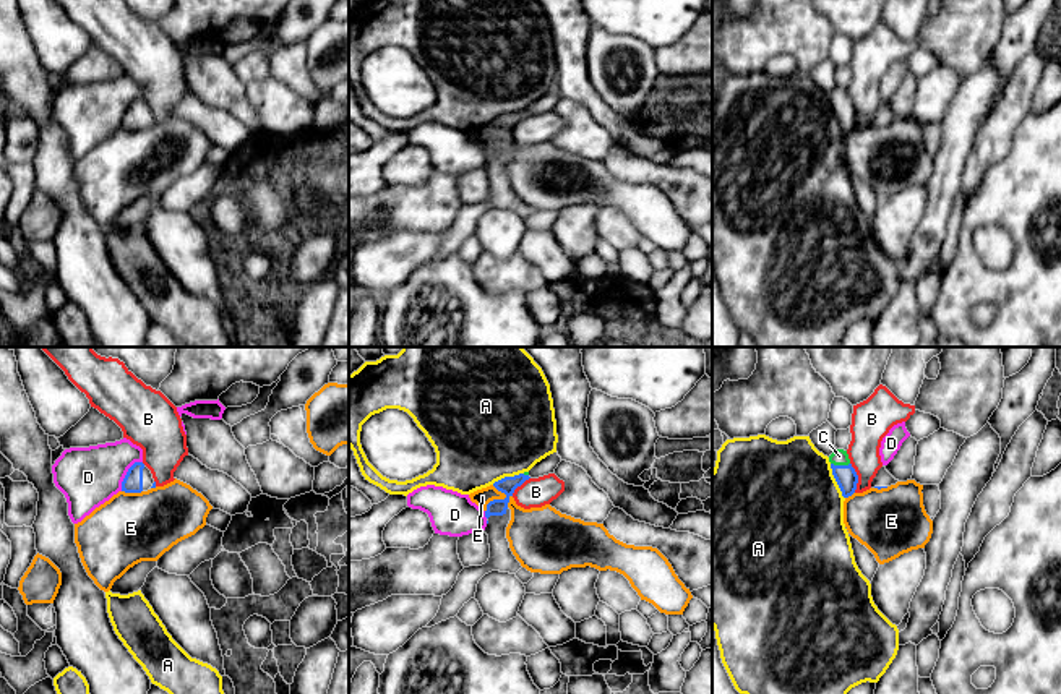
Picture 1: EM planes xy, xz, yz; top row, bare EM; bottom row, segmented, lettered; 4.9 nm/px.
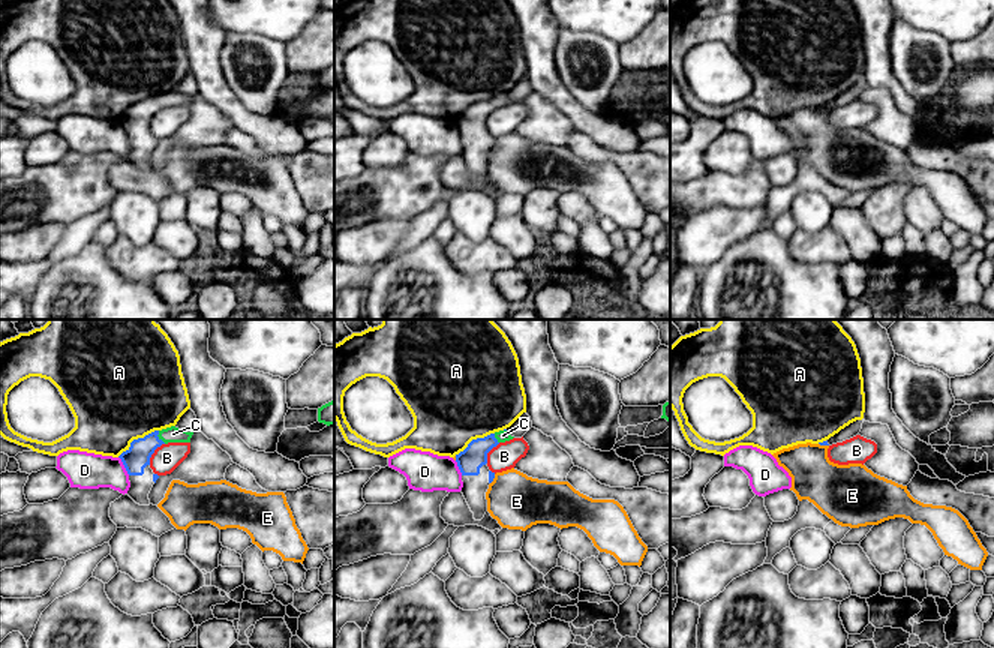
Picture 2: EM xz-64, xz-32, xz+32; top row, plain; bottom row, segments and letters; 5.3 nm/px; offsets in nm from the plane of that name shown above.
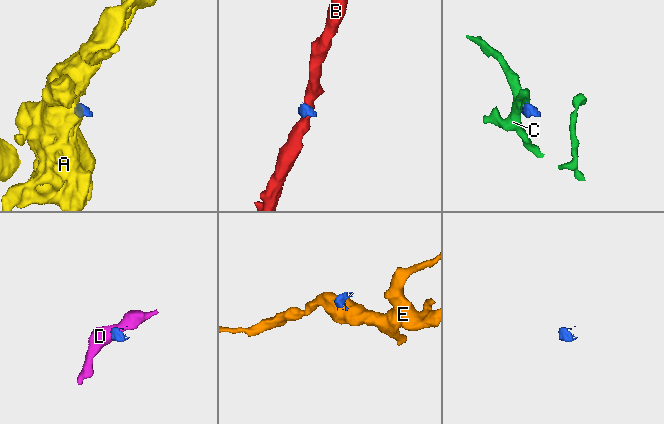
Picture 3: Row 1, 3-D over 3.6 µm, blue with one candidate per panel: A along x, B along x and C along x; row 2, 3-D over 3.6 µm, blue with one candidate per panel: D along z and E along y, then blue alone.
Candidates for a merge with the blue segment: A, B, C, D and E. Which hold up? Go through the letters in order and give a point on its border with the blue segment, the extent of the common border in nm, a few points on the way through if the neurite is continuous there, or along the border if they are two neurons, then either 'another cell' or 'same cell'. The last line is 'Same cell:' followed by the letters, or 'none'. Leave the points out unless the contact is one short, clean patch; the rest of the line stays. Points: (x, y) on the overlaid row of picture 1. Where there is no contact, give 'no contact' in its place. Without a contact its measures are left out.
A: meets blue in yz at (836, 480); contact 190 nm long; border along yz (829, 464), (844, 498); another cell
B: meets blue in yz at (857, 477); contact 150 nm long; border along yz (850, 462), (857, 475), (855, 492); another cell
C: meets blue in yz at (841, 466); contact 100 nm long; runs through yz (846, 475), (841, 466), (839, 456); same cell
D: meets blue in xy at (127, 474); contact 190 nm long; border along xy (141, 461), (137, 461), (128, 469), (120, 490); another cell
E: meets blue in xz at (495, 500); contact 160 nm long; border along xz (511, 495), (492, 500), (485, 511); another cell
Same cell: C

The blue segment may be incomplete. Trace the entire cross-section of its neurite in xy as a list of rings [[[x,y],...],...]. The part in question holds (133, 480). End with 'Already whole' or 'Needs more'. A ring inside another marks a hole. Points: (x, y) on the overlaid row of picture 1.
[[[135,462],[122,482],[122,491],[141,493],[151,488],[156,488],[151,470],[143,462]]]. Needs more

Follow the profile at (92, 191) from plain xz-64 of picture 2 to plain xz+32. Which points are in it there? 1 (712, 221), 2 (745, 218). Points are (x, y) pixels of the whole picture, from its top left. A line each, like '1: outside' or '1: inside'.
1: outside
2: outside

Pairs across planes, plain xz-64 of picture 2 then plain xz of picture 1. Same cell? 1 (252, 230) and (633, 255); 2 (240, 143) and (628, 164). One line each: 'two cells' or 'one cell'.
1: one cell
2: one cell

